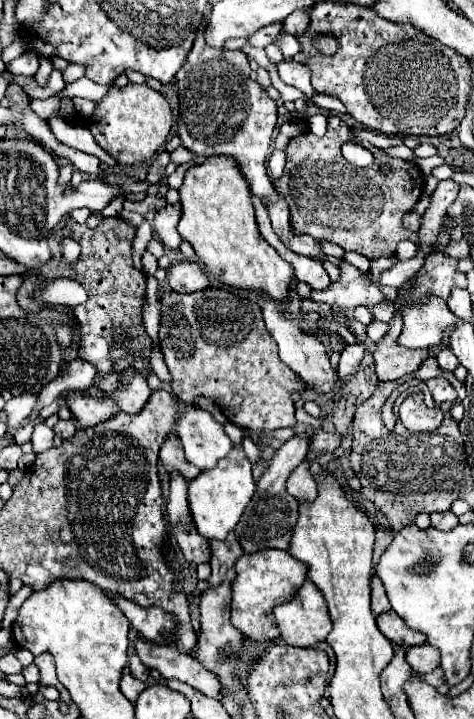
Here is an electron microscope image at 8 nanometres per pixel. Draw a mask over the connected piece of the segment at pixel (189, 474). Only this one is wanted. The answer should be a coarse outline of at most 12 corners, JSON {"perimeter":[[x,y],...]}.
{"perimeter":[[168,438],[159,458],[169,474],[178,470],[188,481],[201,472],[181,455],[179,438]]}

